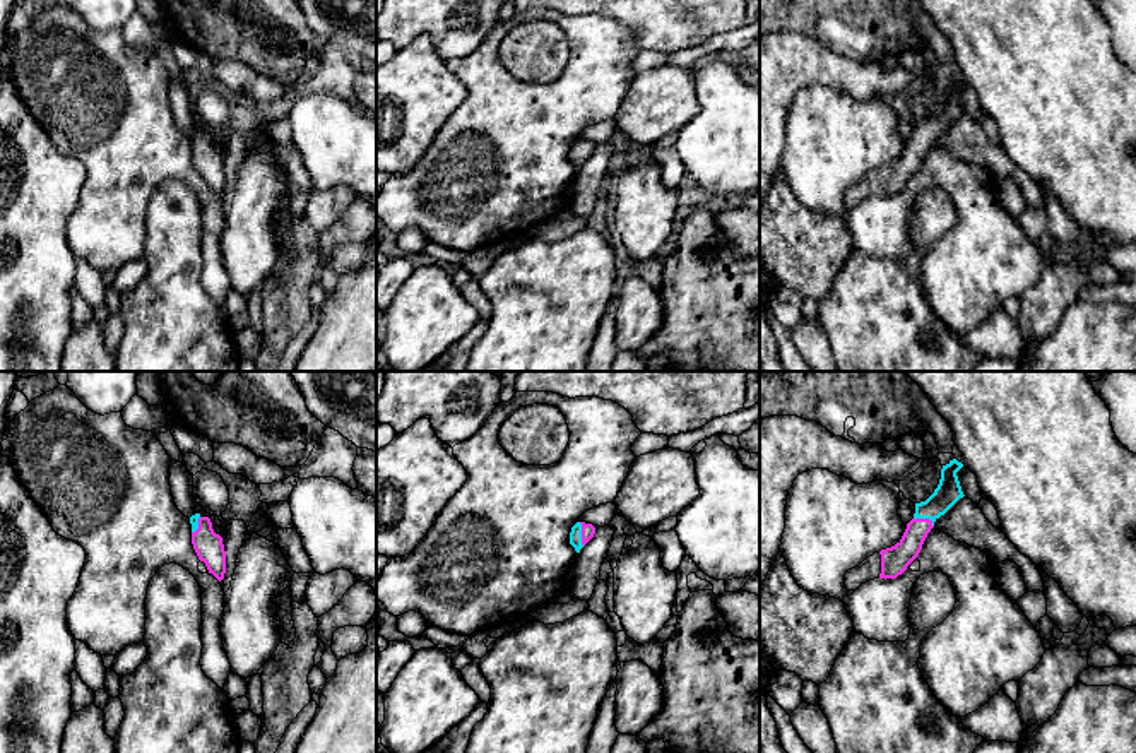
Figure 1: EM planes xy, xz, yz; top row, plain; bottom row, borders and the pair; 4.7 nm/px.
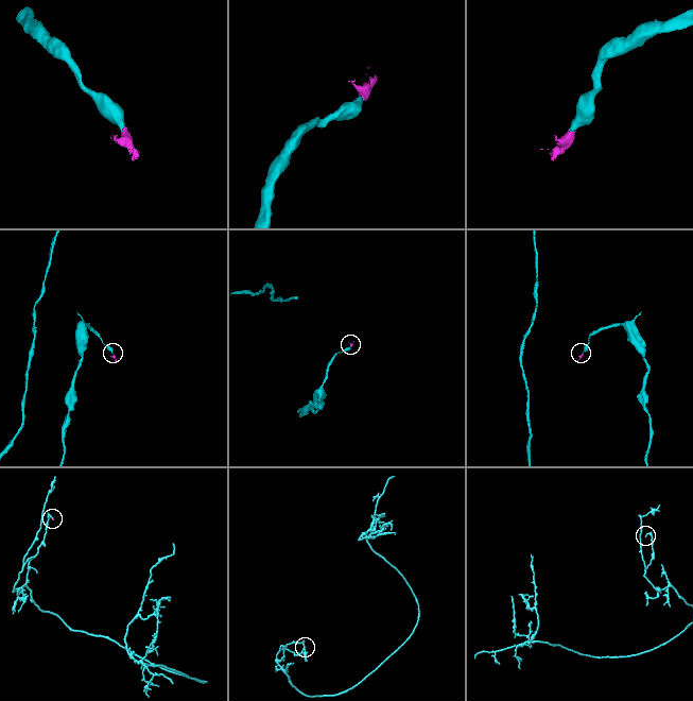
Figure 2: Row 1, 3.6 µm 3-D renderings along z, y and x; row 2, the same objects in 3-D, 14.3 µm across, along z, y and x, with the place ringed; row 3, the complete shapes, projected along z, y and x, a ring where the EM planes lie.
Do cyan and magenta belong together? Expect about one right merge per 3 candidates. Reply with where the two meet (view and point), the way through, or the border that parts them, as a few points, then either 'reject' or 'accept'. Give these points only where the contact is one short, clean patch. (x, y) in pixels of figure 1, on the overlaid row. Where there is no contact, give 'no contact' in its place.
xz (580, 534) | across xz (575, 536), (580, 534), (587, 529) | accept

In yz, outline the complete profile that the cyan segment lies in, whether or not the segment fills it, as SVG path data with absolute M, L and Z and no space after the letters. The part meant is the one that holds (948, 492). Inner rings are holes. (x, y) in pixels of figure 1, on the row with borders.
M956 459L943 465L938 488L926 501L915 503L914 519L907 524L902 539L849 570L845 573L847 590L855 590L874 578L896 578L907 570L919 556L934 522L965 496L956 476L961 467L963 464Z

